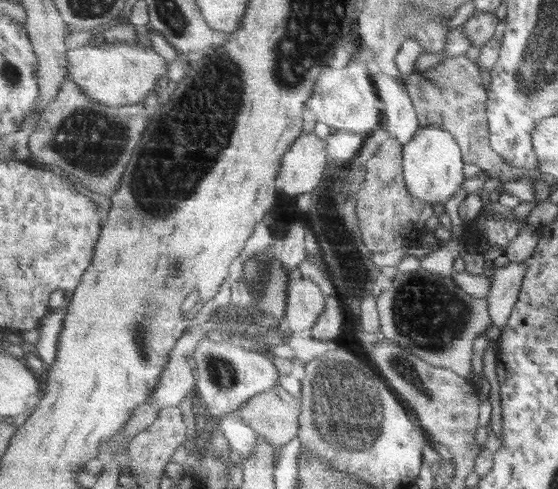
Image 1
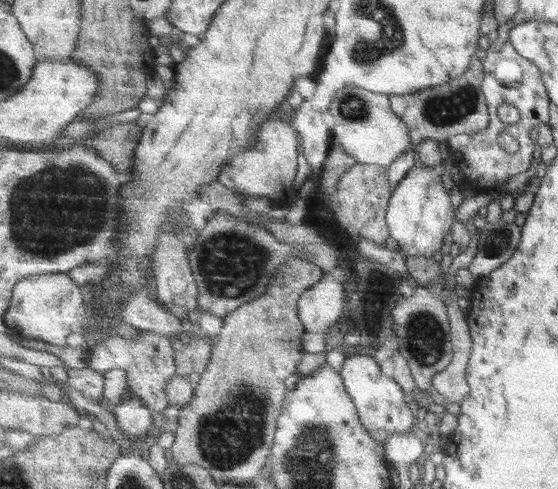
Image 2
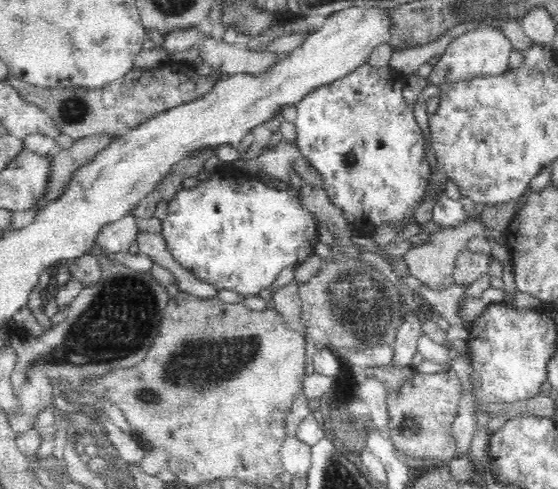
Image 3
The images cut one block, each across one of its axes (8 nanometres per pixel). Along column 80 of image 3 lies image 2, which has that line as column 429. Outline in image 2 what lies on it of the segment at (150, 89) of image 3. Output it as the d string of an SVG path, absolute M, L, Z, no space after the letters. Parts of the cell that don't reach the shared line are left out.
M474 56L467 72L457 80L417 93L390 95L393 111L405 120L411 130L412 144L418 145L425 139L448 142L456 134L485 130L490 125L488 103L482 90L485 77L484 62Z

